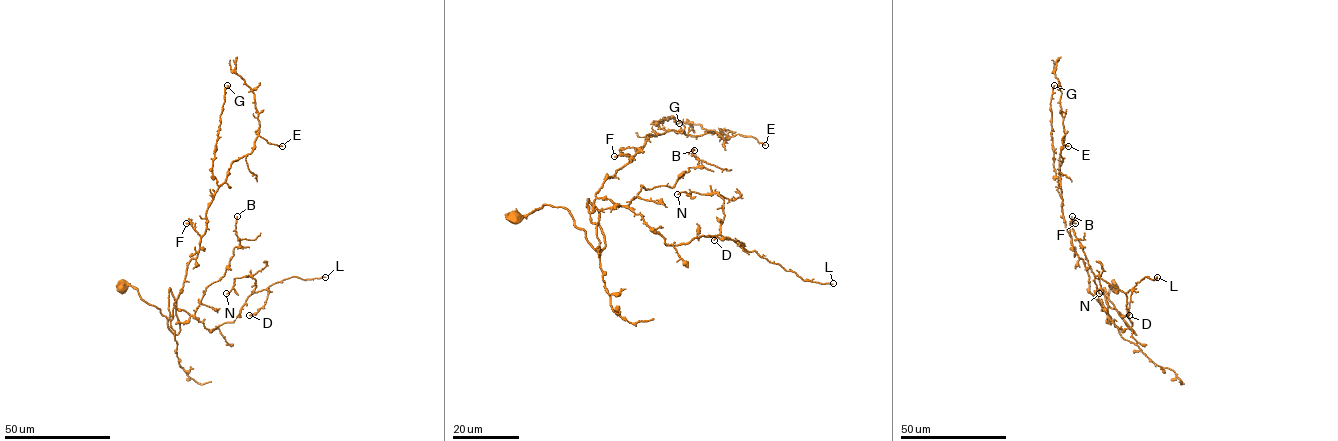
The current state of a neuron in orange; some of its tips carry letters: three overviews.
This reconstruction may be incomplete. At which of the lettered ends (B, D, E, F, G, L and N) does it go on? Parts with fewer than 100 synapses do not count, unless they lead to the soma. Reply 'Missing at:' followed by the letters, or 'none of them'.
Missing at: none of them

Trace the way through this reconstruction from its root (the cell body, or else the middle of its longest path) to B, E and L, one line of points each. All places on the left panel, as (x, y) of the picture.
B: (122, 288), (134, 286), (177, 335), (169, 289), (169, 318), (174, 307), (193, 315), (239, 245), (237, 216)
E: (122, 288), (134, 286), (177, 335), (169, 290), (171, 319), (213, 195), (258, 136), (282, 146)
L: (122, 288), (177, 335), (170, 288), (170, 319), (176, 307), (214, 330), (254, 292), (325, 277)

